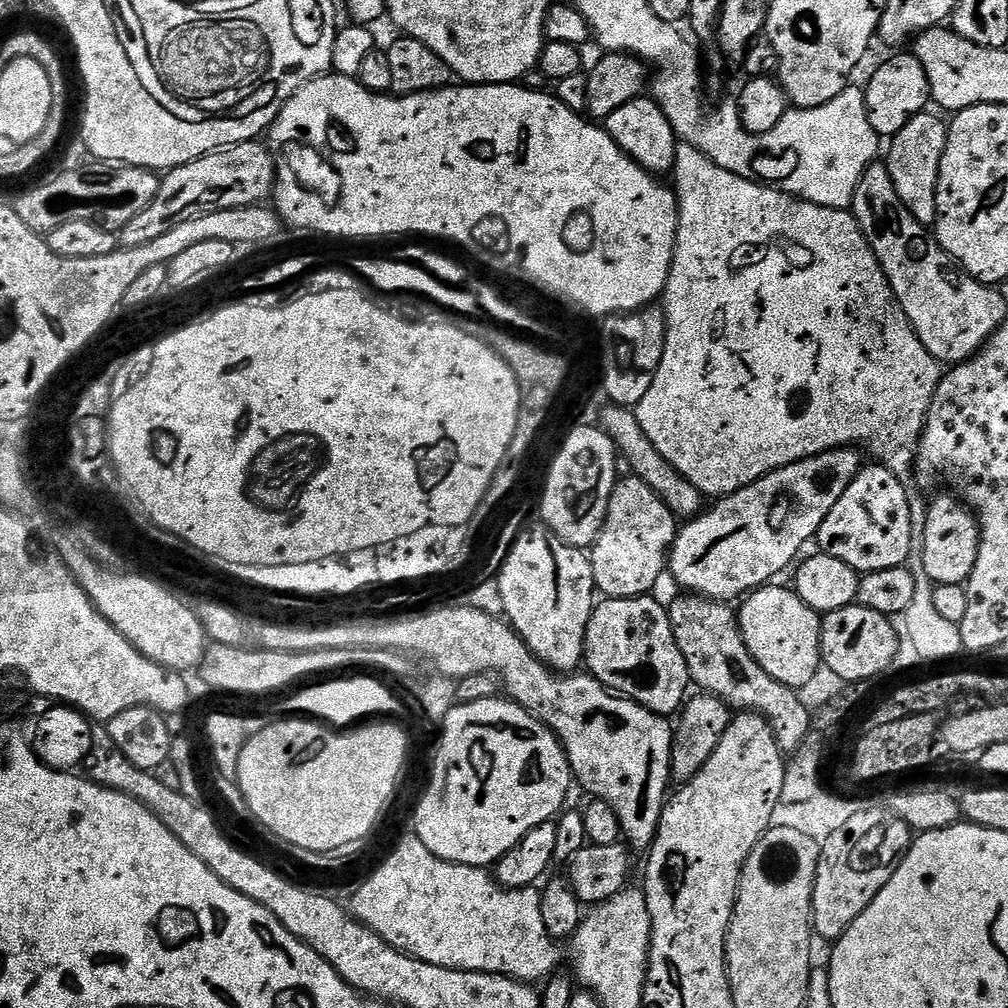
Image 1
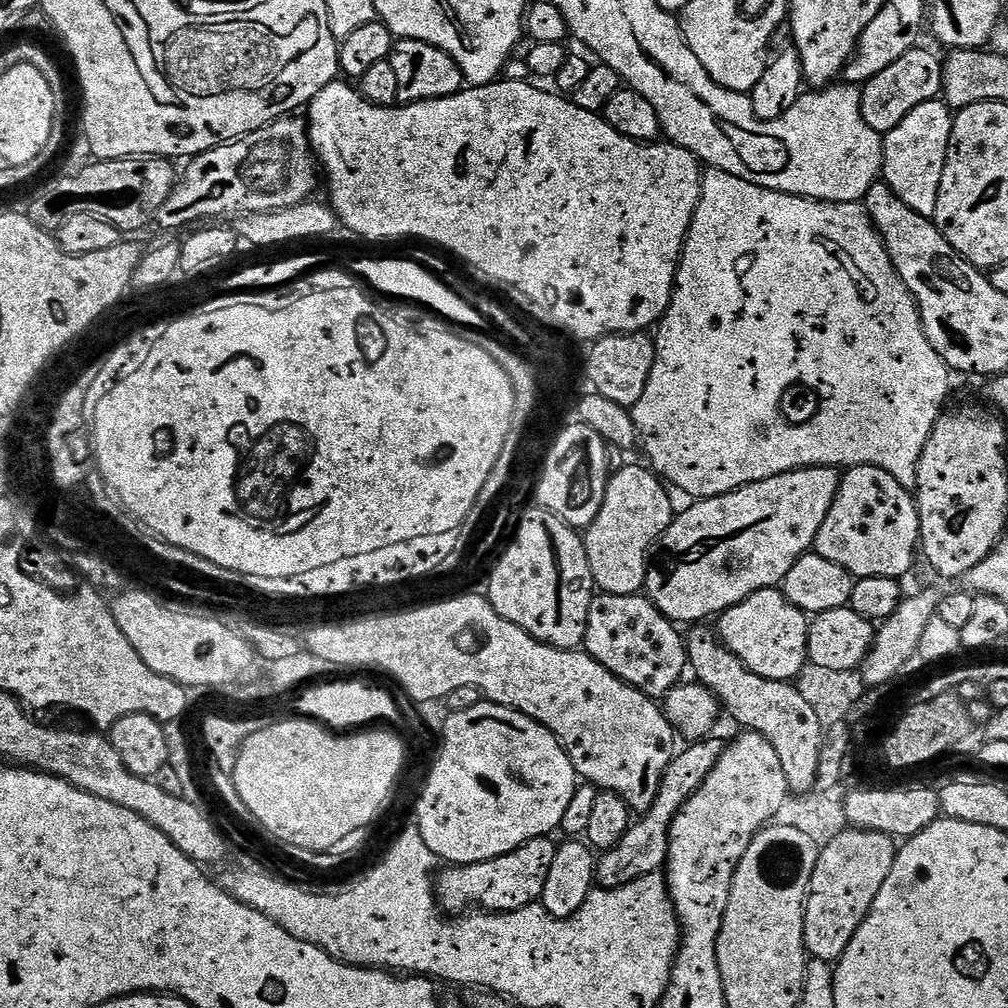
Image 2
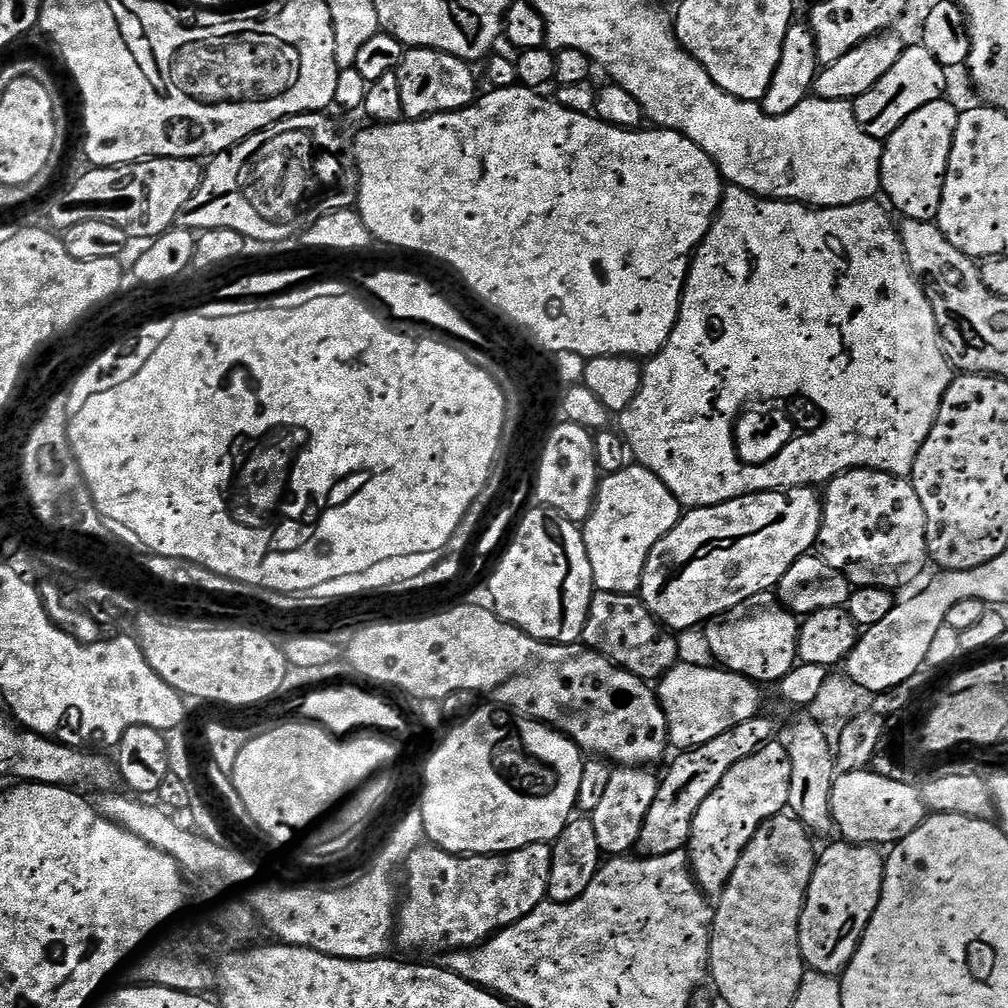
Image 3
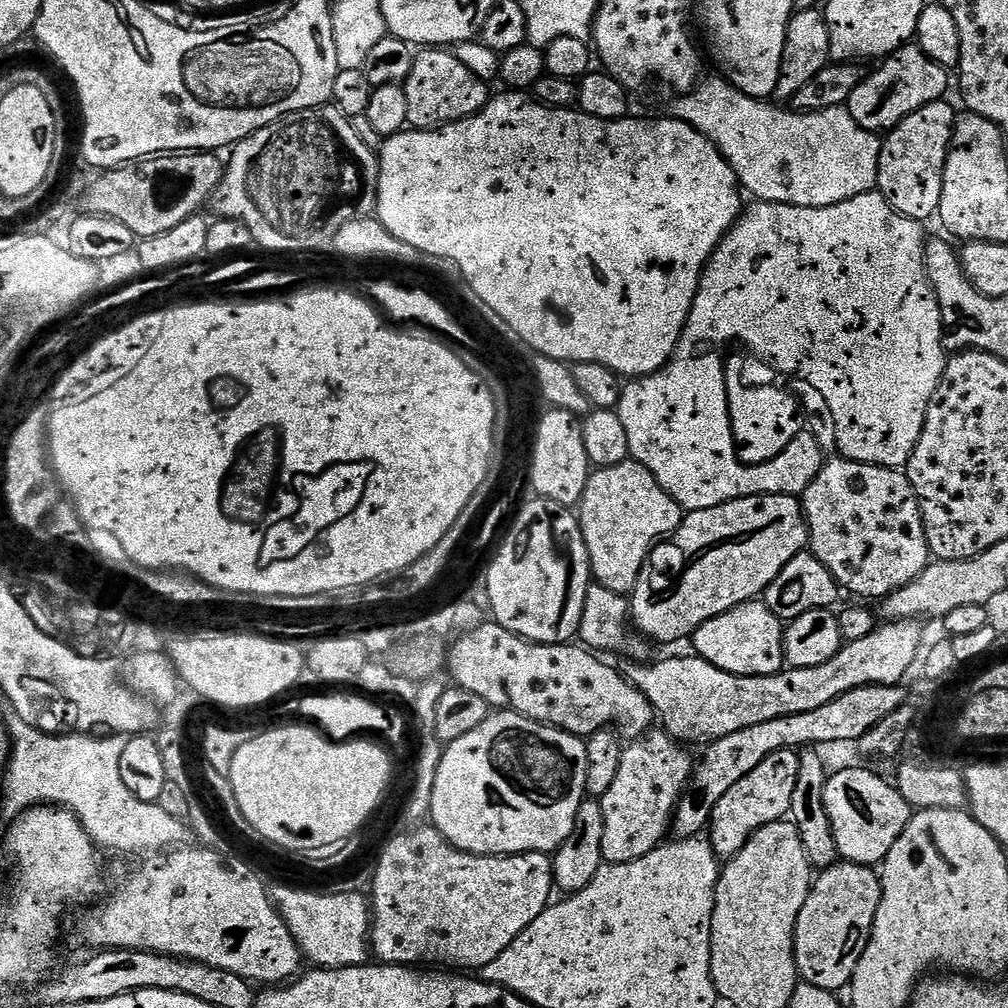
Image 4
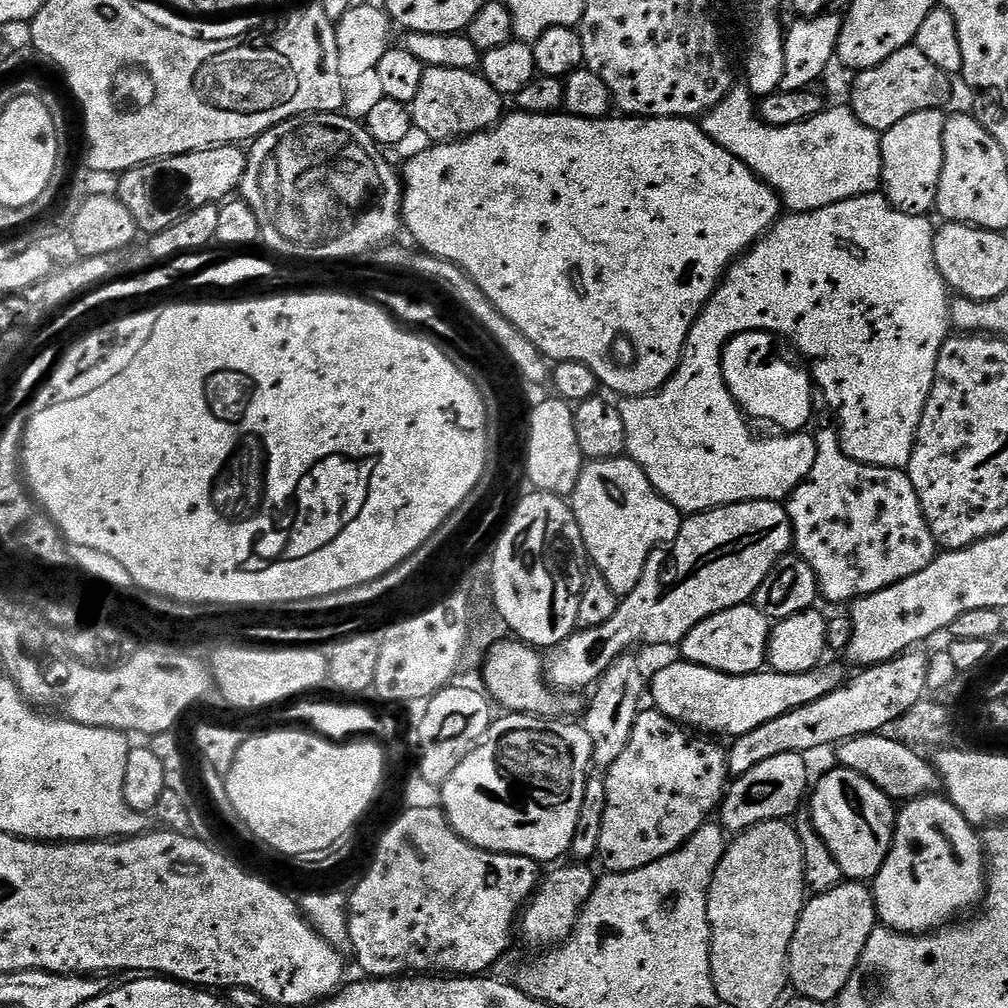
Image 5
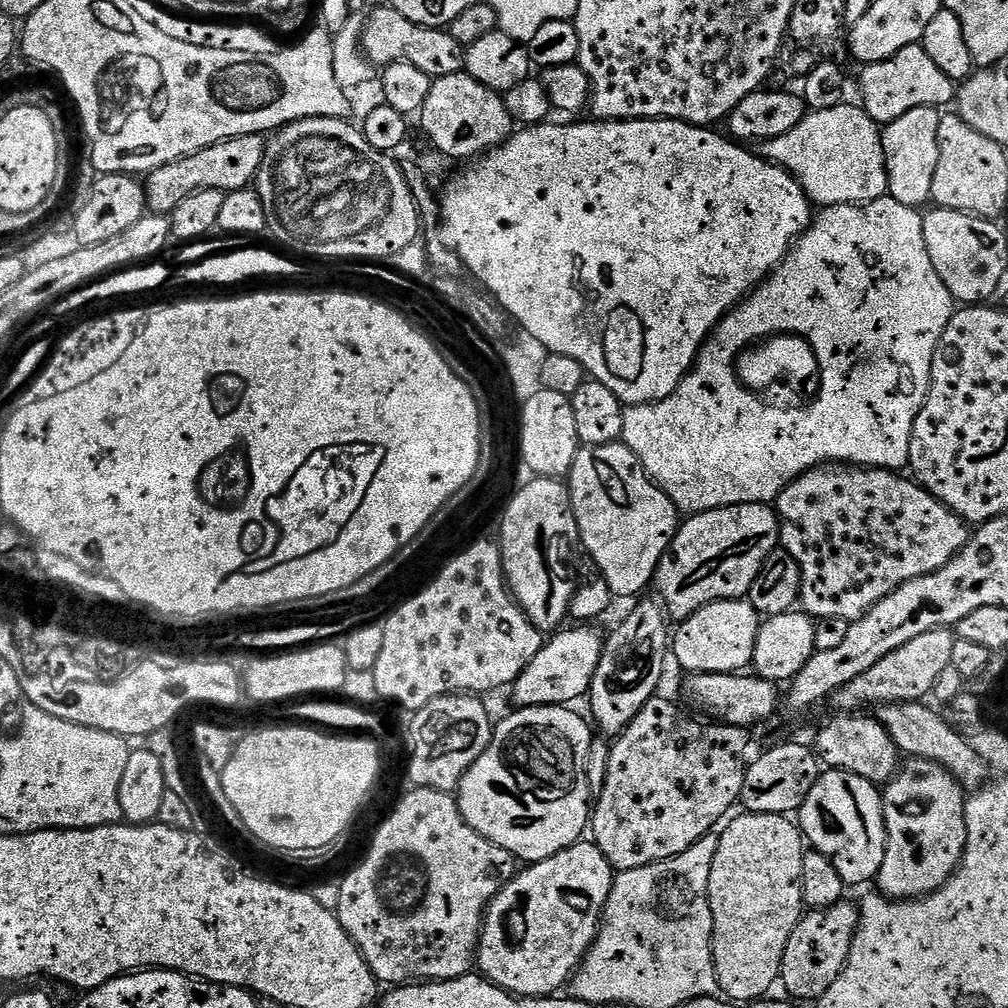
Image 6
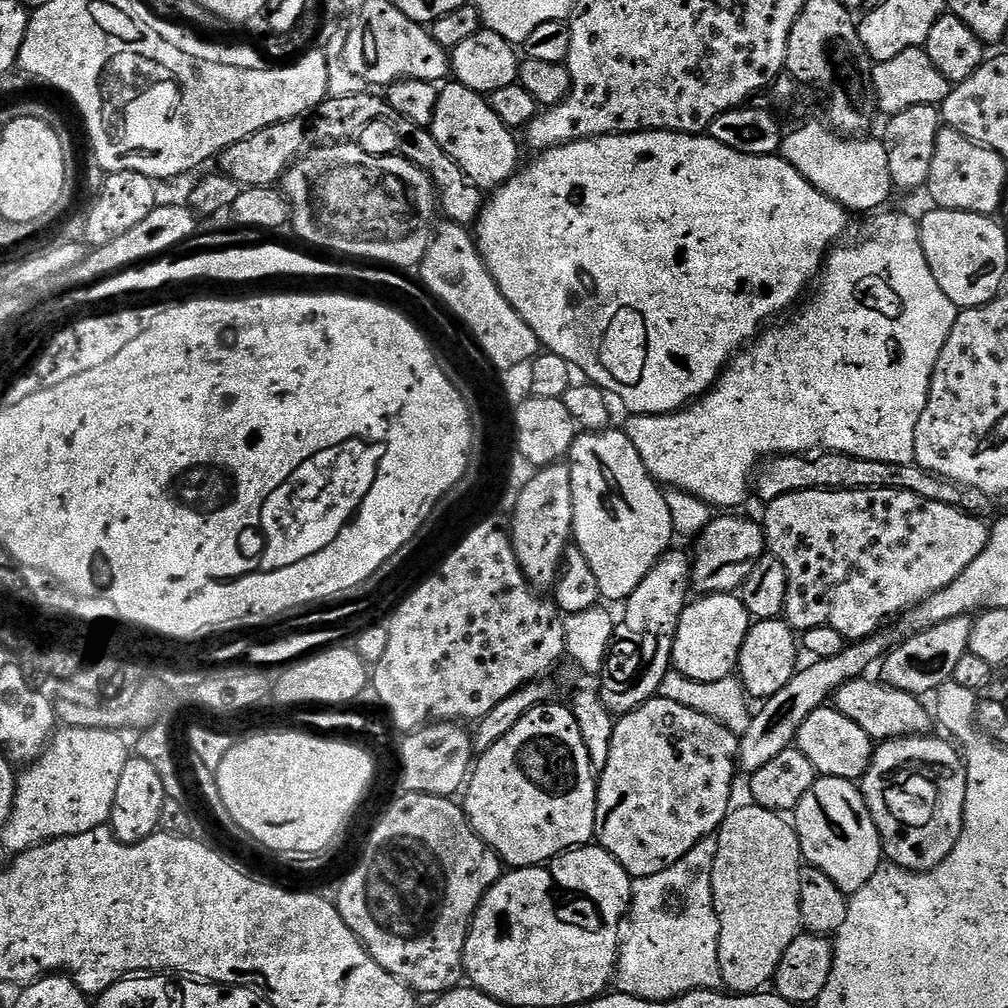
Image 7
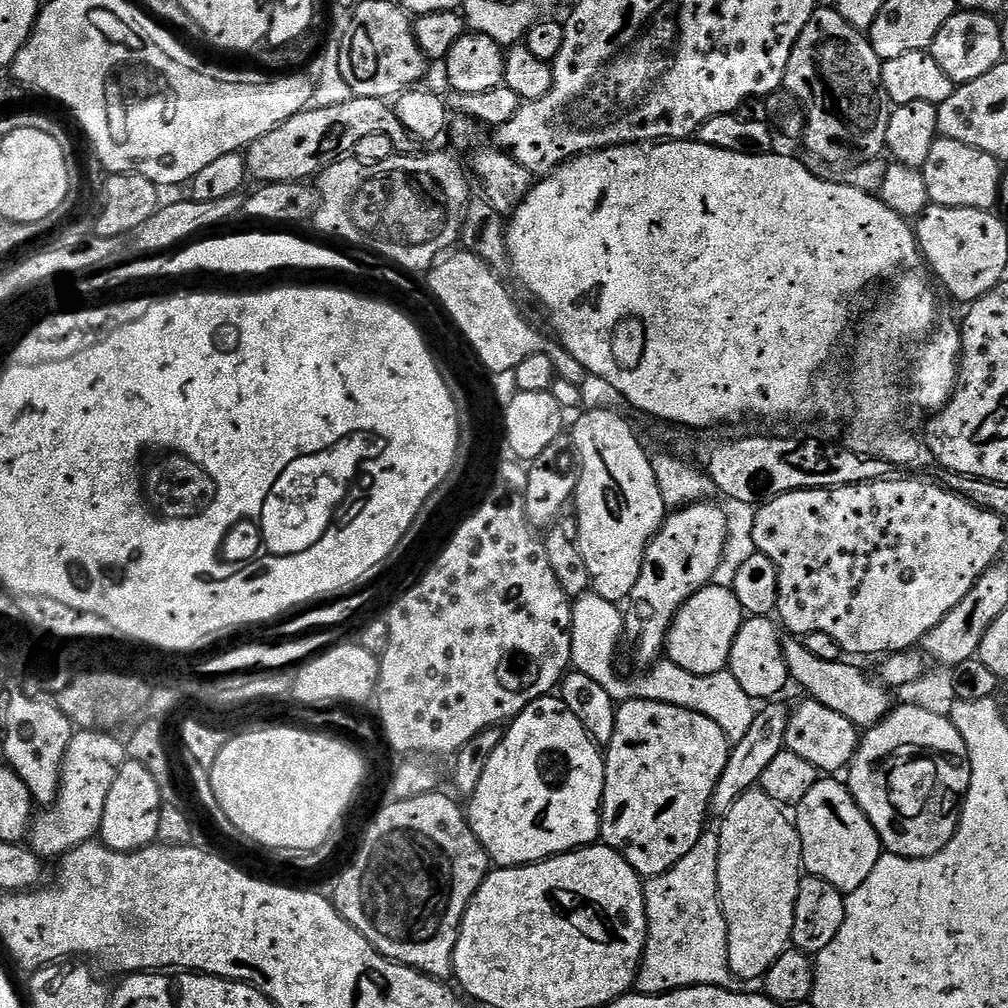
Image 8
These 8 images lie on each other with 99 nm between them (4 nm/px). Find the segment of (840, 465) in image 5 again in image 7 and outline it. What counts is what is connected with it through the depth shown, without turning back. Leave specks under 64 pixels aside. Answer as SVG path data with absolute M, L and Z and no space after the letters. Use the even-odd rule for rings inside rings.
M811 488L805 492L791 492L777 500L767 501L762 519L764 530L764 542L767 551L782 566L786 566L788 575L788 593L784 603L783 619L787 620L789 626L797 633L803 634L807 628L814 626L831 626L838 630L838 634L844 636L845 641L855 642L858 640L867 640L870 636L875 636L877 632L885 627L884 620L891 616L907 613L909 610L921 604L926 598L930 598L938 590L948 588L978 554L988 541L989 525L979 516L973 516L971 512L965 512L963 508L955 506L946 506L942 502L930 502L930 498L922 498L918 494L910 494L906 490L890 490L889 488L842 488L839 490L829 490L826 488Z

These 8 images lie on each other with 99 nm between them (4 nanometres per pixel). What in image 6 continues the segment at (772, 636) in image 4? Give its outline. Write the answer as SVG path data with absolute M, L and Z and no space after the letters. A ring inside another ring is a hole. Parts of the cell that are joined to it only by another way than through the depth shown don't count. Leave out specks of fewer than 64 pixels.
M741 598L738 600L715 600L712 604L703 604L700 609L689 620L679 621L677 630L675 629L674 635L670 640L670 652L671 655L676 655L676 660L685 668L685 673L695 674L697 672L730 672L733 674L740 674L745 671L751 665L752 659L754 658L754 642L758 642L758 630L762 623L762 617L760 613L754 610L754 606L746 598Z

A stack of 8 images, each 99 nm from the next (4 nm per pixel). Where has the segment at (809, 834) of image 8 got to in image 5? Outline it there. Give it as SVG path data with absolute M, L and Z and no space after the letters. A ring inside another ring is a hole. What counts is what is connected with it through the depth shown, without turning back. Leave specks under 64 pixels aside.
M839 766L815 781L810 804L811 800L812 825L826 842L830 854L834 854L838 866L842 866L845 877L852 882L875 878L886 862L892 848L892 835L896 832L898 812L894 801L862 774Z

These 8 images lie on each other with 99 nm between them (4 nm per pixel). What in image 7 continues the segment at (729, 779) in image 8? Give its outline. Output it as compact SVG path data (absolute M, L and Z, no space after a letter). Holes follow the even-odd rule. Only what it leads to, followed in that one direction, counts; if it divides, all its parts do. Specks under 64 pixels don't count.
M881 630L875 636L868 637L867 640L858 640L849 643L842 654L834 654L834 658L826 658L825 660L813 659L812 664L808 664L797 671L794 678L790 678L790 682L786 682L786 686L782 686L782 690L778 690L778 694L769 696L767 700L759 705L758 711L753 715L750 726L746 730L746 734L740 737L740 758L738 768L741 773L751 774L762 770L762 766L766 766L766 762L770 762L770 758L778 758L778 754L782 754L782 750L793 747L796 739L796 731L802 726L802 722L806 722L806 718L810 718L810 714L814 710L825 707L829 703L830 697L838 691L844 683L850 682L852 679L863 677L868 671L867 668L872 663L875 665L893 647L894 639L888 633L888 630Z

